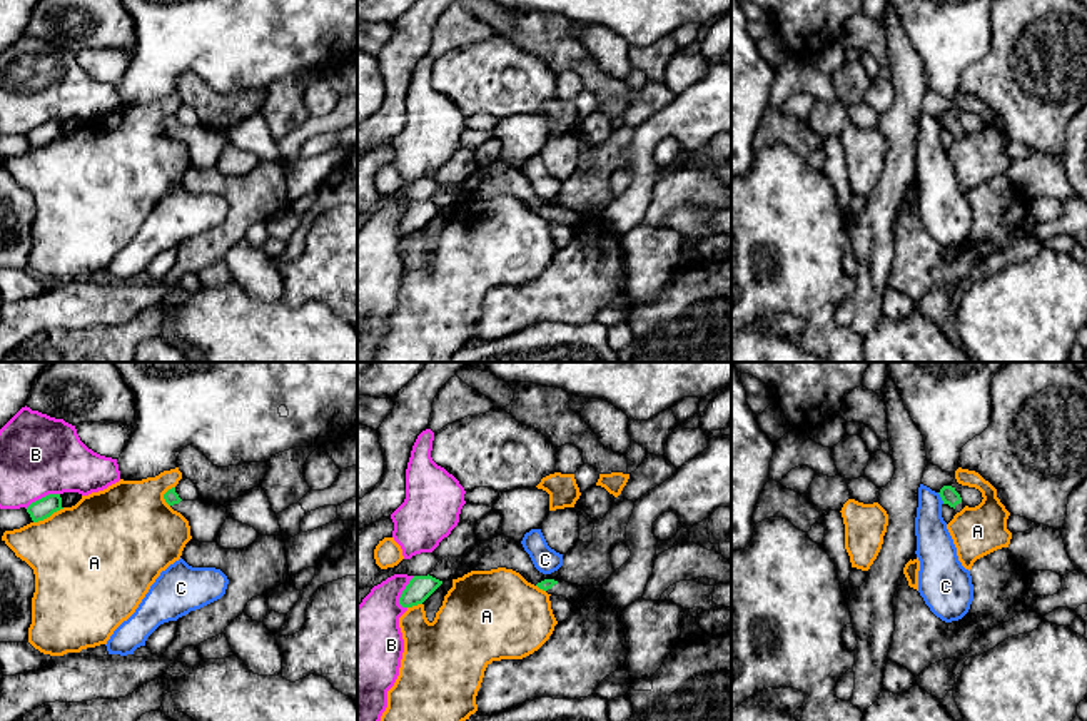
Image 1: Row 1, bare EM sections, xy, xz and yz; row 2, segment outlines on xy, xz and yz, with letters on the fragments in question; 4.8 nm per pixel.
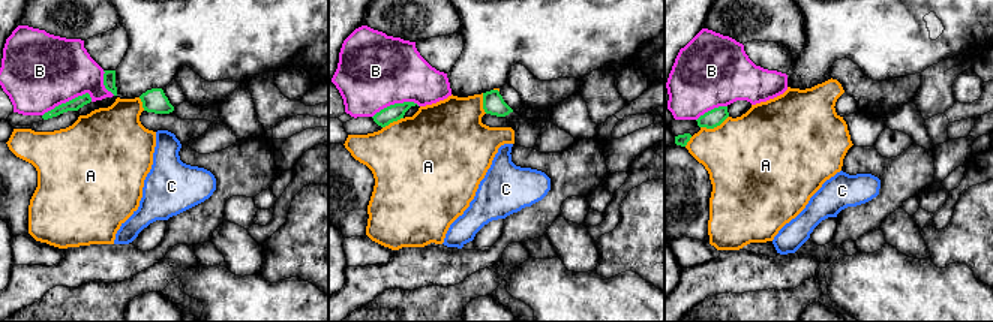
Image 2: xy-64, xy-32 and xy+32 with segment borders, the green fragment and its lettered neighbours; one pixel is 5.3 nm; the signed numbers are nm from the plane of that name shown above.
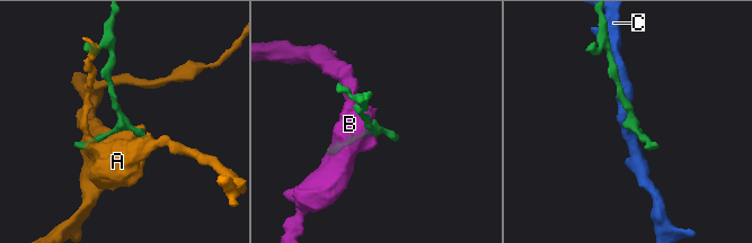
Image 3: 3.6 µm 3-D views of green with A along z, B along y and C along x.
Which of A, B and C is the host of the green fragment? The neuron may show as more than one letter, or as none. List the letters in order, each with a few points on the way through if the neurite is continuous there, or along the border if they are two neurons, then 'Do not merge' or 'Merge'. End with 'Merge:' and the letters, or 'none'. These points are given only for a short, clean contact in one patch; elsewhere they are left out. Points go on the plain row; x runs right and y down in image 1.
A: Do not merge
B: Do not merge
C: Do not merge
Merge: none

